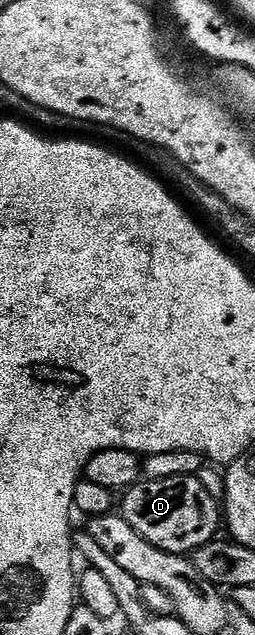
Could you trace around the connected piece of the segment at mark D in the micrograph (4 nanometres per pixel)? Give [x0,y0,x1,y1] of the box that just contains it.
[119,474,223,556]

